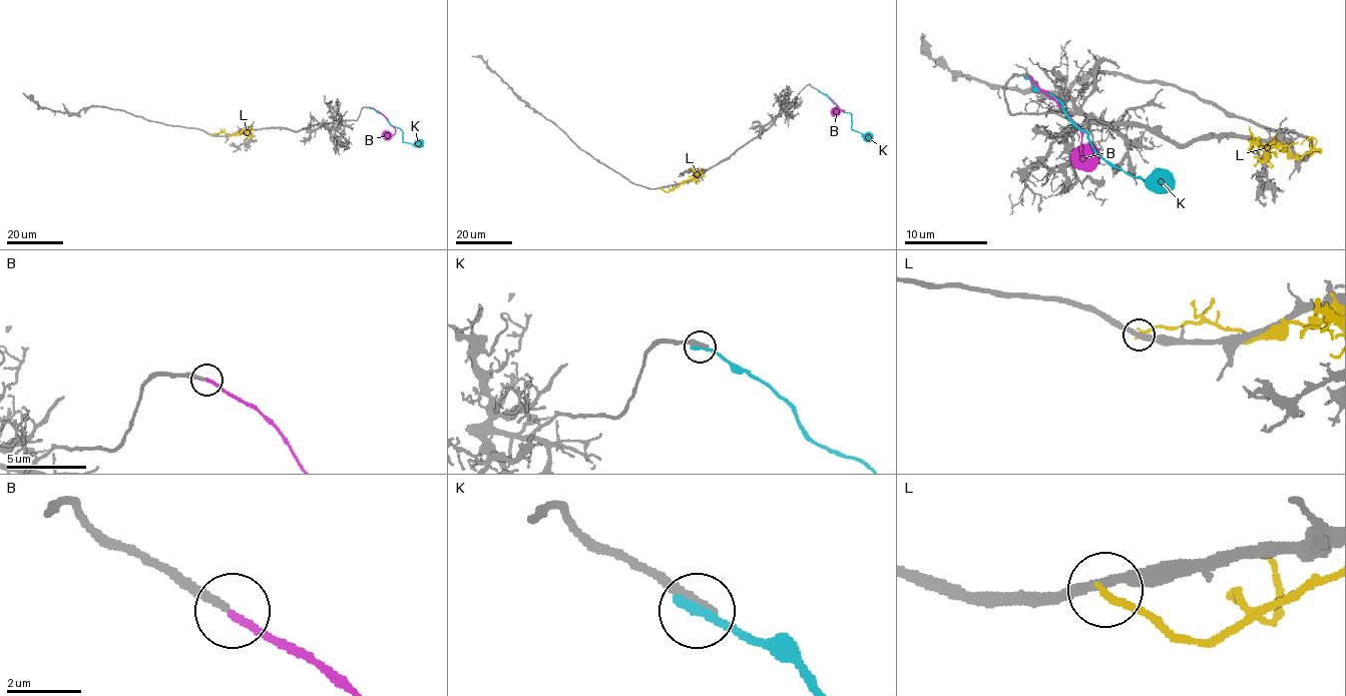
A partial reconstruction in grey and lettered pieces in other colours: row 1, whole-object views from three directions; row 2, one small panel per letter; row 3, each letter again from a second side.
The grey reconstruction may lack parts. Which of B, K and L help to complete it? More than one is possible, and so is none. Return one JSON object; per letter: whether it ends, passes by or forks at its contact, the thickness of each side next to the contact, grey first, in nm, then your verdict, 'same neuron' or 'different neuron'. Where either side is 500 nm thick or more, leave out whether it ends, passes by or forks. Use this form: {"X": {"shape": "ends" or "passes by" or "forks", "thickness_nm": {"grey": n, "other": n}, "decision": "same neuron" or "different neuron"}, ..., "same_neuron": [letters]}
{"B": {"shape": "ends", "thickness_nm": {"grey": 240, "other": 200}, "decision": "different neuron"}, "K": {"shape": "ends", "thickness_nm": {"grey": 320, "other": 320}, "decision": "different neuron"}, "L": {"shape": "ends", "thickness_nm": {"grey": 300, "other": 200}, "decision": "different neuron"}, "same_neuron": []}

